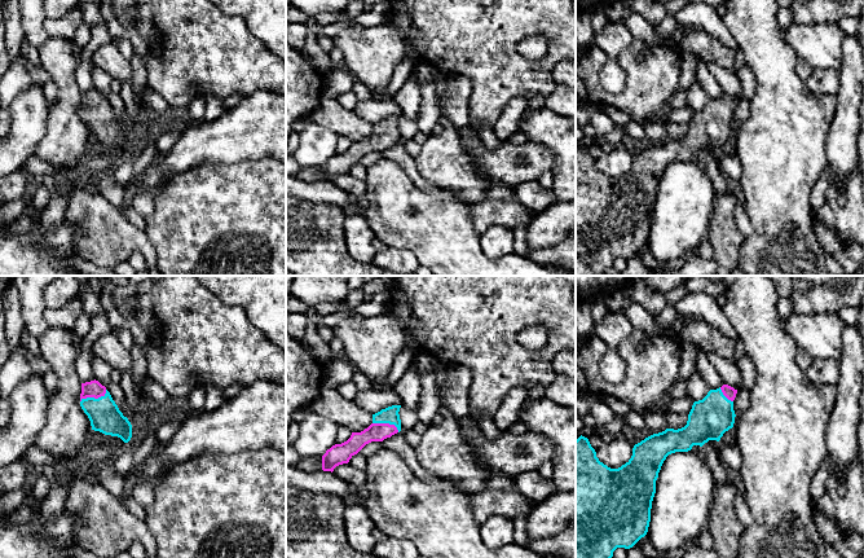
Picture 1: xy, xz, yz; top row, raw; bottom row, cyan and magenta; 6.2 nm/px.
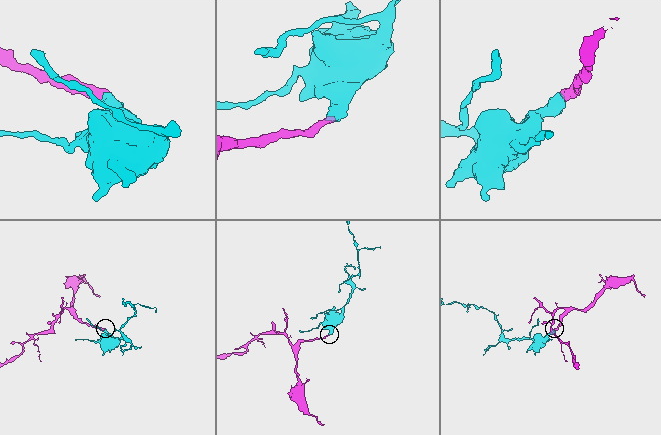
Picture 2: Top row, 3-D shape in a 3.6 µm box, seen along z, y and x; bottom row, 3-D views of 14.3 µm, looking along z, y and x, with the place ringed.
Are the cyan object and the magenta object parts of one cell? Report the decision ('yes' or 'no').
yes

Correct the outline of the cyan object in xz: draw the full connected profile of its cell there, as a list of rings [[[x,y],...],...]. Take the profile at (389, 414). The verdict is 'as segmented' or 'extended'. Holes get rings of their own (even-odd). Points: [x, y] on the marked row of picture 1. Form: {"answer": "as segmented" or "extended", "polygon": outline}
{"answer": "extended", "polygon": [[[392,405],[373,414],[373,423],[361,432],[352,432],[351,438],[335,444],[322,456],[322,470],[334,471],[339,465],[348,463],[366,444],[383,441],[401,431],[401,405]]]}

